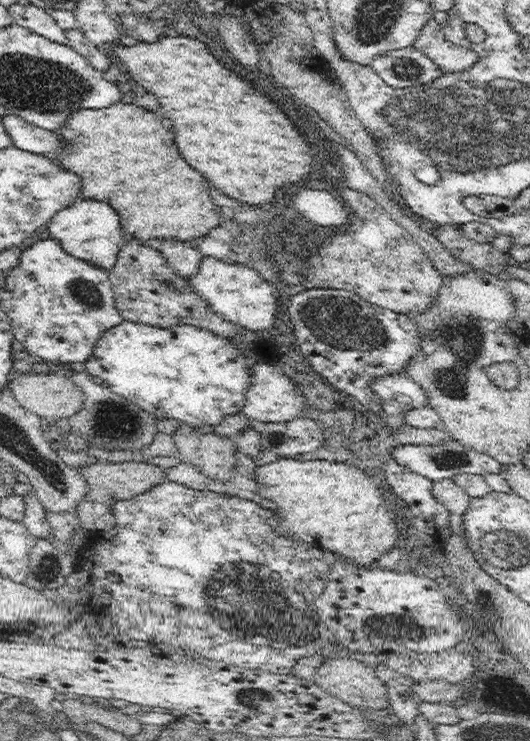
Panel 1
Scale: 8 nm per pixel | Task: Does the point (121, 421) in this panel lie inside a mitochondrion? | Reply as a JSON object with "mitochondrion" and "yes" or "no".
{"mitochondrion":"yes"}

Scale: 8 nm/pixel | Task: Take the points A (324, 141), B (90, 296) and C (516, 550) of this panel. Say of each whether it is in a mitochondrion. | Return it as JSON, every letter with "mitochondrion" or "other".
{"A":"other","B":"mitochondrion","C":"mitochondrion"}

